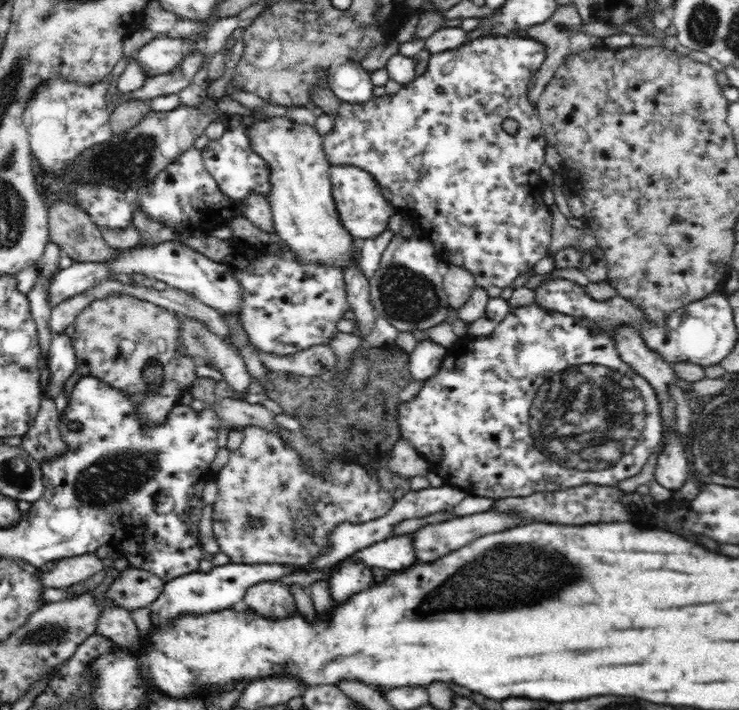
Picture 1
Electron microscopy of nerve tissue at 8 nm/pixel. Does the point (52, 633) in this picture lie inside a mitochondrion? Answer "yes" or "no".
yes

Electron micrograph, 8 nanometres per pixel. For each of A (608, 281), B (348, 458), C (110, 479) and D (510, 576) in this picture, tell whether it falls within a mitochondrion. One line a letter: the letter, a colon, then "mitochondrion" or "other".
A: other
B: other
C: mitochondrion
D: mitochondrion

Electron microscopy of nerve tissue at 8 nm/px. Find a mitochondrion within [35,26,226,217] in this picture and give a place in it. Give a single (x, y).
(127, 161)

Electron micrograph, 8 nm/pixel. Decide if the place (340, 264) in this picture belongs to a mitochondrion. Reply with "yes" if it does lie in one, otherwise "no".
no

